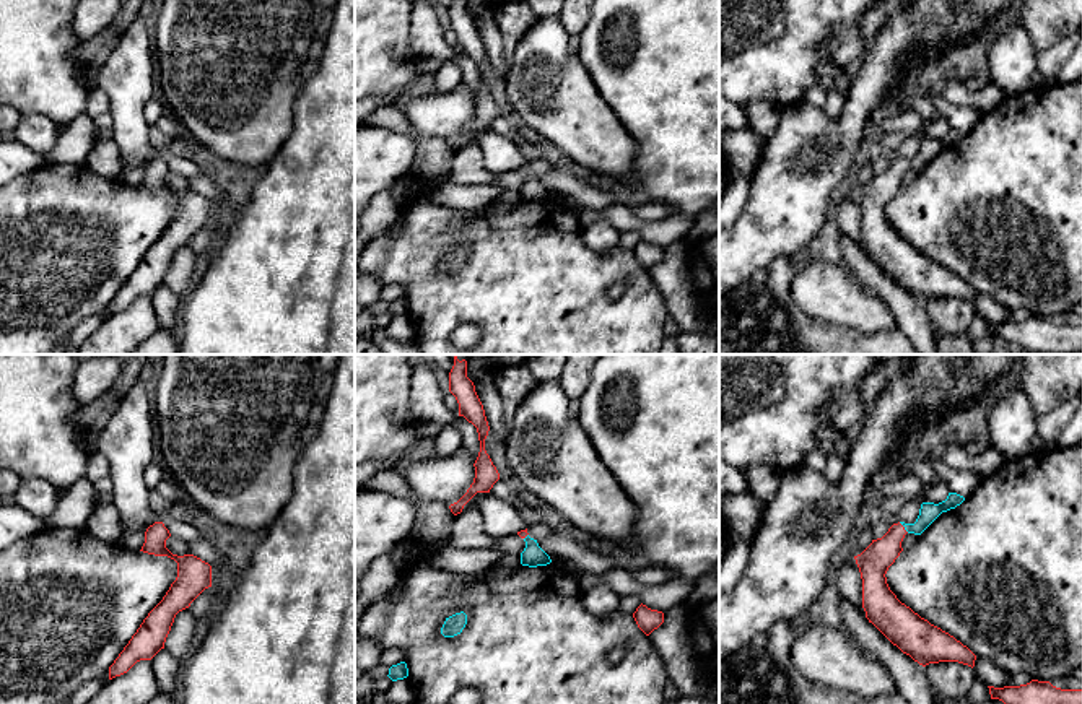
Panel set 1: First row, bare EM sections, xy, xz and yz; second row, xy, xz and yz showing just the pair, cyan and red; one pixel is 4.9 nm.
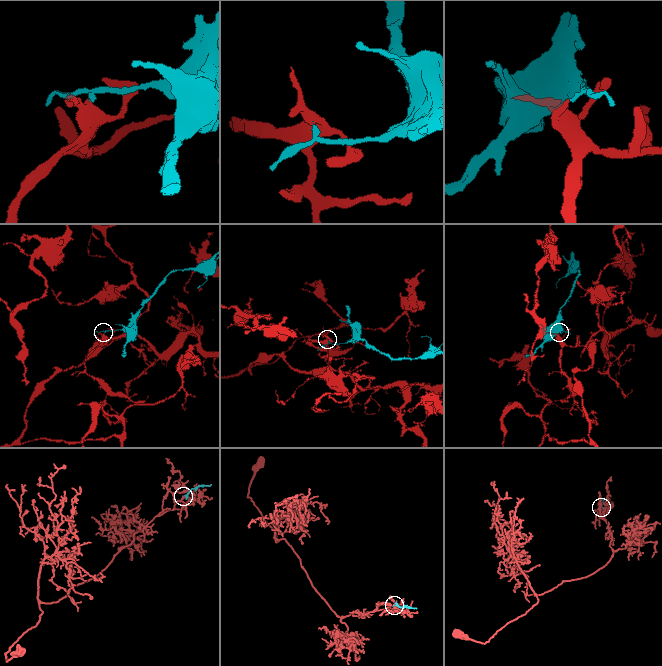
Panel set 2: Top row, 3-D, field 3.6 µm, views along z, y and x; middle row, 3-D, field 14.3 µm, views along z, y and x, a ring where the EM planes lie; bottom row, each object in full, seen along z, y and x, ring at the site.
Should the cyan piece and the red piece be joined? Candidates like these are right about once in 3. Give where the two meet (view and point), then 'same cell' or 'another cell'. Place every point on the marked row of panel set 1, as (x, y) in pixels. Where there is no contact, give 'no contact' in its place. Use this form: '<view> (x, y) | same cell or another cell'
yz (903, 525) | same cell

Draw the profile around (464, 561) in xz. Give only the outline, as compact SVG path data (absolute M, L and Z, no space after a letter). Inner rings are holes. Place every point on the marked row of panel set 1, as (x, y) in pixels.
M446 546L431 558L431 566L438 571L473 576L490 569L503 558L503 550L498 546L488 548L452 548Z

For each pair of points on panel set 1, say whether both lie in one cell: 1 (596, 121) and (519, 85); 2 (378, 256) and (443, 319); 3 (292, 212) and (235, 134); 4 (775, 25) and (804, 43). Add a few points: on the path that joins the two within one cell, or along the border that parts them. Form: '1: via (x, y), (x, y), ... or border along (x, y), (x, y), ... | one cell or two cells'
1: via (576, 119), (539, 85) | one cell
2: border along (401, 226), (383, 265), (373, 275) | two cells
3: border along (288, 139), (264, 168) | two cells
4: border along (786, 18), (786, 28), (776, 38), (749, 47) | two cells

